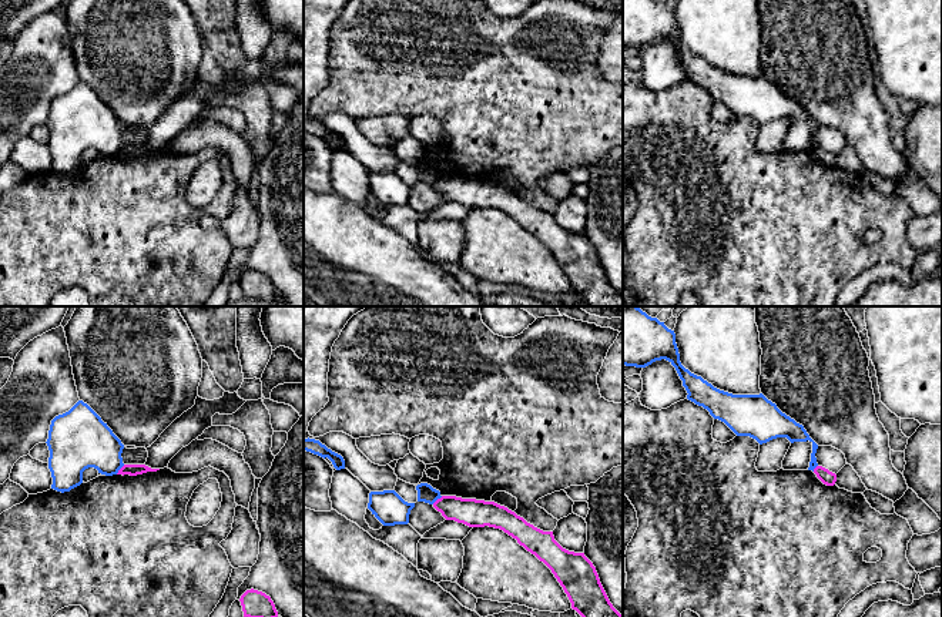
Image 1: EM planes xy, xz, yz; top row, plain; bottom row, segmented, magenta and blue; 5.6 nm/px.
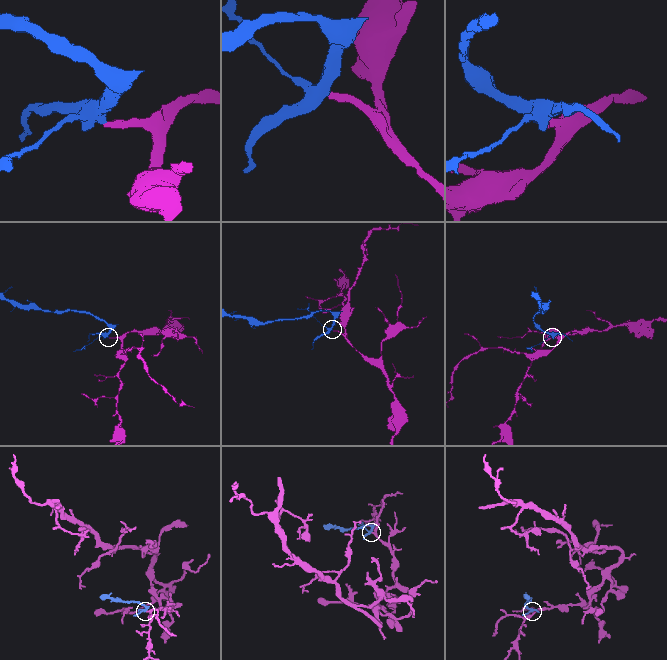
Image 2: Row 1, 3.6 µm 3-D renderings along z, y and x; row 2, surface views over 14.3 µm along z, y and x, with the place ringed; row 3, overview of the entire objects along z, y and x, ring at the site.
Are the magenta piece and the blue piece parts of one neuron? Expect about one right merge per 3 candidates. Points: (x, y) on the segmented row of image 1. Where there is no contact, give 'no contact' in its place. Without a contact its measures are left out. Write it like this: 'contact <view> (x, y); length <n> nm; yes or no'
contact xy (120, 469); length 80 nm; no

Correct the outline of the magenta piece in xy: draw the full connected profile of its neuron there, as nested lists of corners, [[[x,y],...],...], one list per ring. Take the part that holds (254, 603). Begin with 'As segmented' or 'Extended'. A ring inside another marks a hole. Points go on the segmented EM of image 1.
As segmented. [[[247,590],[241,598],[244,617],[278,617],[274,601],[258,590]]]

